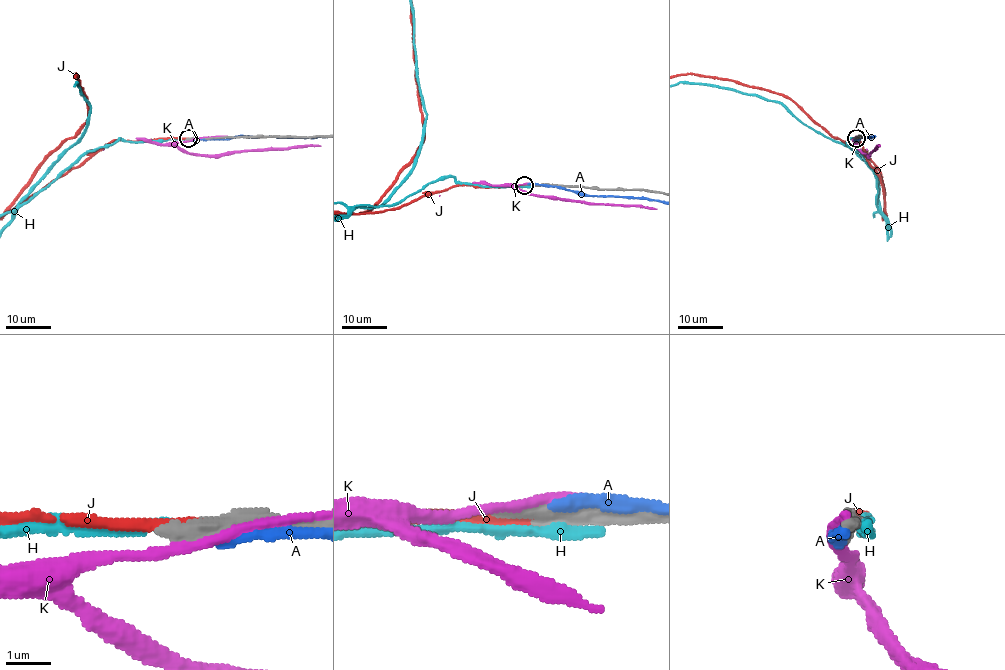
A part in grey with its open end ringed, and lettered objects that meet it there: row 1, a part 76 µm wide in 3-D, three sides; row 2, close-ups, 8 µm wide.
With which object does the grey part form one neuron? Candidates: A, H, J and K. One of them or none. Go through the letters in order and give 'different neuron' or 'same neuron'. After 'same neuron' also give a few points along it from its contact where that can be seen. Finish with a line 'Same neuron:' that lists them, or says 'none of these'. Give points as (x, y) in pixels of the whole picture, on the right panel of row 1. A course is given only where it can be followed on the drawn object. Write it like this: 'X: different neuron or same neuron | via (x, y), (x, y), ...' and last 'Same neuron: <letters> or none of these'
A: different neuron
H: different neuron
J: same neuron | via (855, 138), (879, 175), (885, 208), (882, 177), (858, 149), (791, 100), (728, 79), (677, 74)
K: different neuron
Same neuron: J

